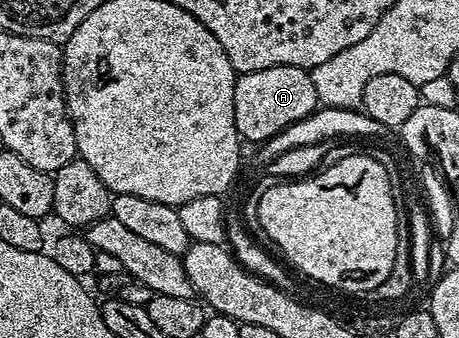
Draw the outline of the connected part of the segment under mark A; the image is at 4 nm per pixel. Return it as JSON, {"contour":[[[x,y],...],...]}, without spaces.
{"contour":[[[278,65],[277,67],[265,67],[261,71],[249,71],[240,73],[235,78],[235,90],[233,91],[233,119],[239,132],[240,138],[244,142],[255,141],[262,143],[273,135],[280,133],[282,129],[287,129],[293,123],[305,119],[310,113],[315,112],[319,100],[317,91],[313,91],[313,79],[308,70],[292,65]]]}

